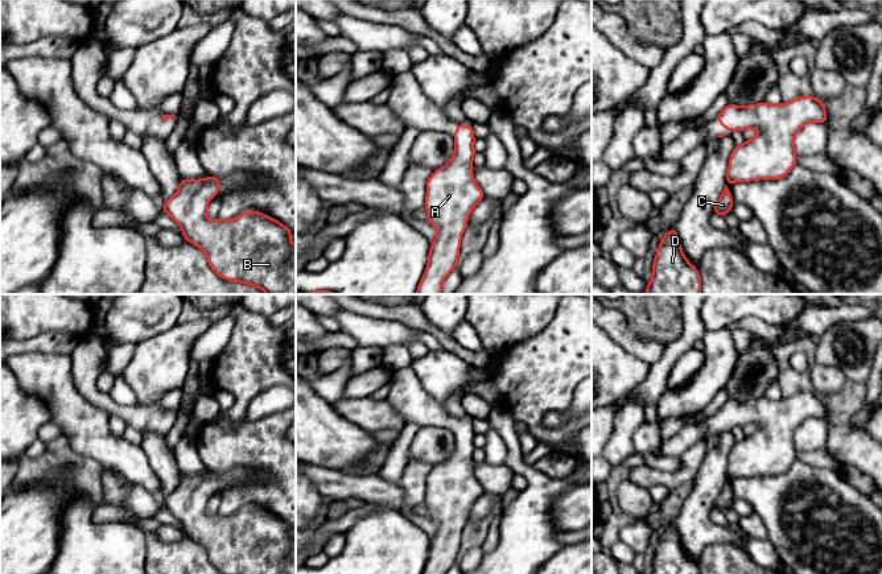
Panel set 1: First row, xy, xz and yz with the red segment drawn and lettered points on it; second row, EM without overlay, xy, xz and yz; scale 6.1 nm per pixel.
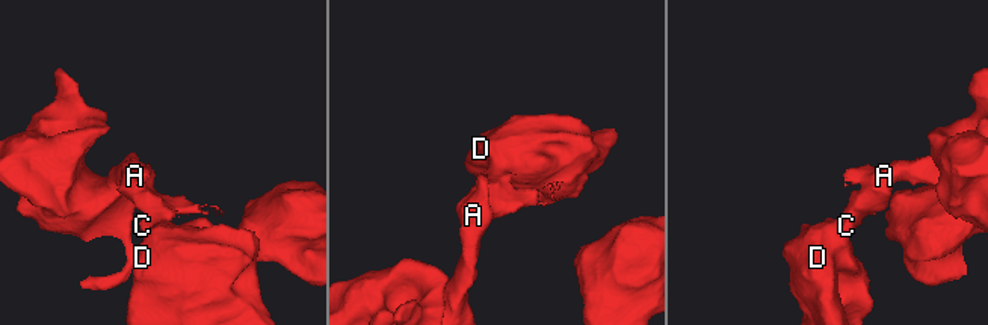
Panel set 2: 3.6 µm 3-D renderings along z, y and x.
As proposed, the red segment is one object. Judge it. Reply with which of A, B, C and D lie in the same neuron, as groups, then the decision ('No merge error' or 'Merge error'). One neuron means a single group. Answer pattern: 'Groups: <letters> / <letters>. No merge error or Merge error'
Groups: A B C D. No merge error

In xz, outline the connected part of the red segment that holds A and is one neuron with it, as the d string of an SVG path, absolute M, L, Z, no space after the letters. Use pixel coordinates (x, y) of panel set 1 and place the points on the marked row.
M459 123L453 139L453 158L441 169L433 172L426 181L426 198L424 208L429 215L428 222L436 227L437 235L430 244L428 265L417 286L416 294L442 294L444 280L454 268L458 267L457 261L461 238L463 231L467 228L469 214L485 198L485 194L475 182L471 170L475 154L473 123L470 127Z

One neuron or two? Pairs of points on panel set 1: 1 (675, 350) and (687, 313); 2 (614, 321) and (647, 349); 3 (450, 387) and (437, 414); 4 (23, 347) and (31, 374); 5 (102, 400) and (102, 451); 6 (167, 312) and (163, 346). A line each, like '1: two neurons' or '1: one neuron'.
1: one neuron
2: one neuron
3: two neurons
4: two neurons
5: two neurons
6: two neurons

